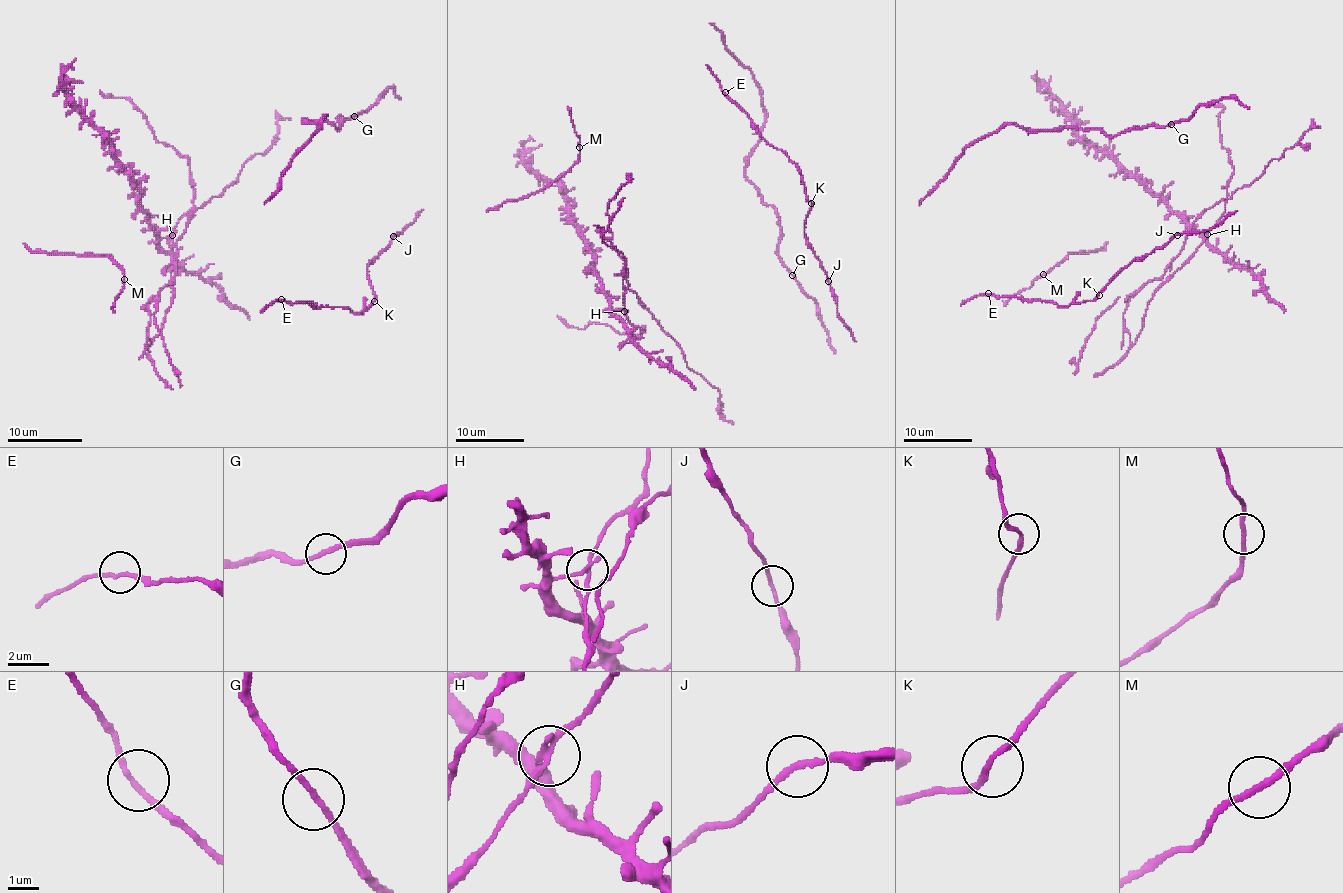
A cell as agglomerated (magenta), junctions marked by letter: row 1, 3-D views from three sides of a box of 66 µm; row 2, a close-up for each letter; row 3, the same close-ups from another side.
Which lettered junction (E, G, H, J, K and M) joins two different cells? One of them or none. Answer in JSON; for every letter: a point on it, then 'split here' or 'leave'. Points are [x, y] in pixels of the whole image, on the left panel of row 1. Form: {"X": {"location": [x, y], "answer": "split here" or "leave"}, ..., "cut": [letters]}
{"E": {"location": [281, 299], "answer": "leave"}, "G": {"location": [354, 116], "answer": "leave"}, "H": {"location": [172, 235], "answer": "split here"}, "J": {"location": [393, 236], "answer": "leave"}, "K": {"location": [374, 301], "answer": "leave"}, "M": {"location": [124, 279], "answer": "leave"}, "cut": ["H"]}

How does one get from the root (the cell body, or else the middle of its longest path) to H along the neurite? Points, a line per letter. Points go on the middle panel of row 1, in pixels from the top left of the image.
H: (656, 320), (637, 294), (628, 289), (624, 265), (624, 312)

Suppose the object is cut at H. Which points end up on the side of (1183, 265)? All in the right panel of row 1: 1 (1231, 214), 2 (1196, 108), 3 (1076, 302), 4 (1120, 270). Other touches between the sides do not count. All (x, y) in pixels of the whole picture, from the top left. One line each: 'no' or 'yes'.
1: no
2: no
3: no
4: no

